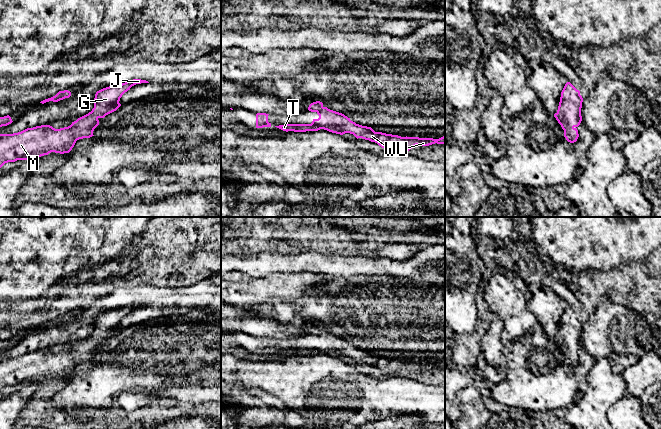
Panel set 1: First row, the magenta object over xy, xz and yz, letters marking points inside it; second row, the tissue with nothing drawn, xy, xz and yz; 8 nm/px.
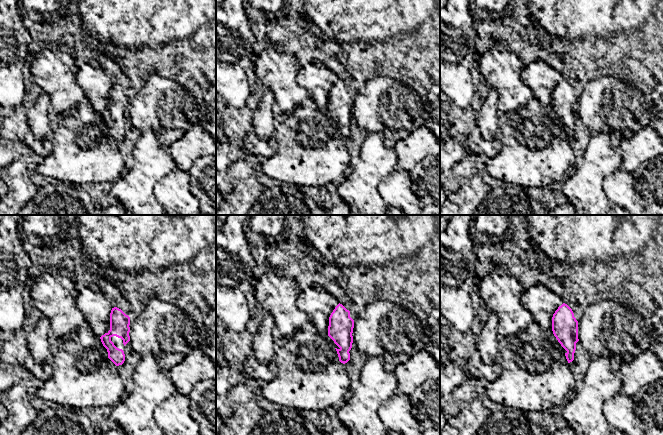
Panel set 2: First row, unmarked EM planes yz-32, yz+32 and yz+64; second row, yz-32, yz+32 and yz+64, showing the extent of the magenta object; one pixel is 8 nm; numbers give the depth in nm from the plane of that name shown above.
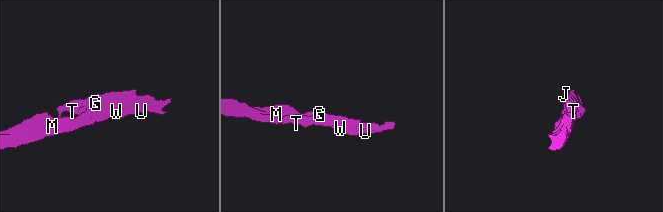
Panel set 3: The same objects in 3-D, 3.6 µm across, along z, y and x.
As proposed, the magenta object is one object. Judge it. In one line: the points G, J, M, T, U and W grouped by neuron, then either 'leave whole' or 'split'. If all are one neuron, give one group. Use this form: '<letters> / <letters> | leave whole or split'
G J M T U W | leave whole

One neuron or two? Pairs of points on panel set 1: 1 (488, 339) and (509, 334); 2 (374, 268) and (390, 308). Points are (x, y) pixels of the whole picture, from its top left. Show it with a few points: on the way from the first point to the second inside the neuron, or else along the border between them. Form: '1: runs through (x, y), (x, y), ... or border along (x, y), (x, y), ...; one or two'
1: border along (495, 314), (502, 323), (502, 340), (506, 344); two
2: border along (353, 276), (390, 277), (400, 282); two

